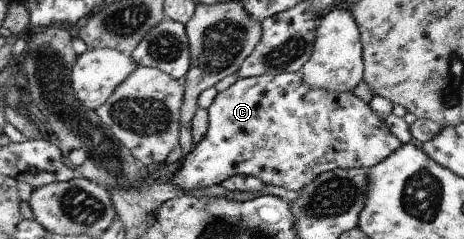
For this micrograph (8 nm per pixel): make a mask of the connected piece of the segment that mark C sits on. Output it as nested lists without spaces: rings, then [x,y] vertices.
[[[301,71],[238,78],[228,89],[217,93],[207,109],[207,116],[207,135],[183,156],[180,168],[173,176],[169,175],[167,183],[182,191],[212,187],[240,174],[258,177],[265,185],[298,191],[322,172],[331,172],[338,168],[371,168],[384,161],[403,144],[390,131],[385,120],[381,120],[369,104],[353,92],[336,93],[309,88],[302,83]]]

